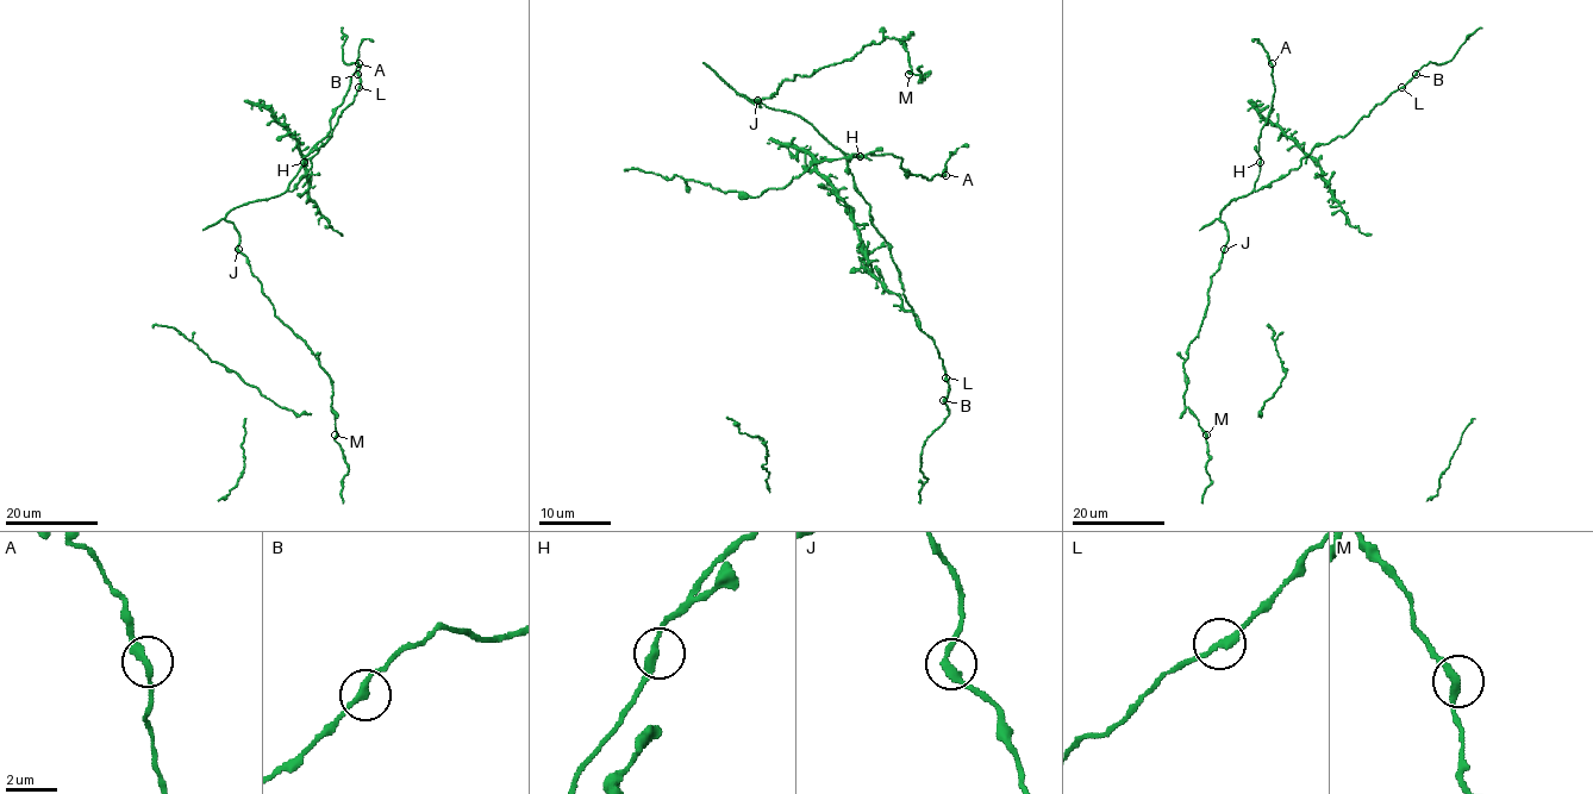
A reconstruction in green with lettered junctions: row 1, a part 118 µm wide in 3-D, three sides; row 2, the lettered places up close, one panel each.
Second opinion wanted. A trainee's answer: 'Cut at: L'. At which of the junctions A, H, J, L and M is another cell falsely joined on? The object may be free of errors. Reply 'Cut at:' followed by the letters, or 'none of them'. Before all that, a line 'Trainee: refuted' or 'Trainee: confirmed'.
Trainee: refuted
Cut at: none of them

